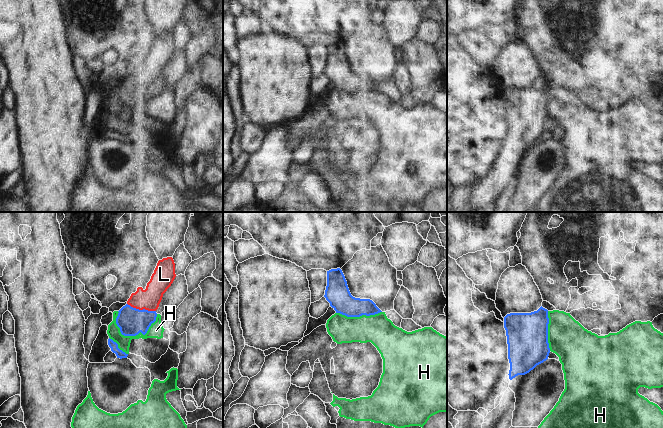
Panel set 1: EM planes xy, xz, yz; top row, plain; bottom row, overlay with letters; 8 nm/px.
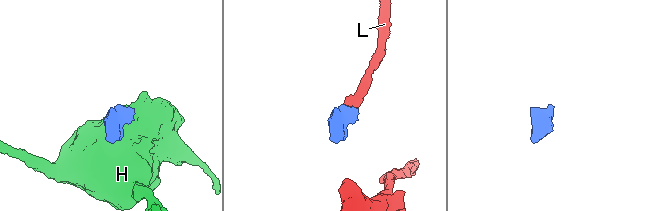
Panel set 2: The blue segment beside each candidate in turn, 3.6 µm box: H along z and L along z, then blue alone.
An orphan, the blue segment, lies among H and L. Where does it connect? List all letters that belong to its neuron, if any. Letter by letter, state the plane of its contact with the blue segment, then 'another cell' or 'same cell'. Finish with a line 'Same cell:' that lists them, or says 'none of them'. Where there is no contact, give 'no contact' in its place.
H: xy | another cell
L: xy | same cell
Same cell: L

